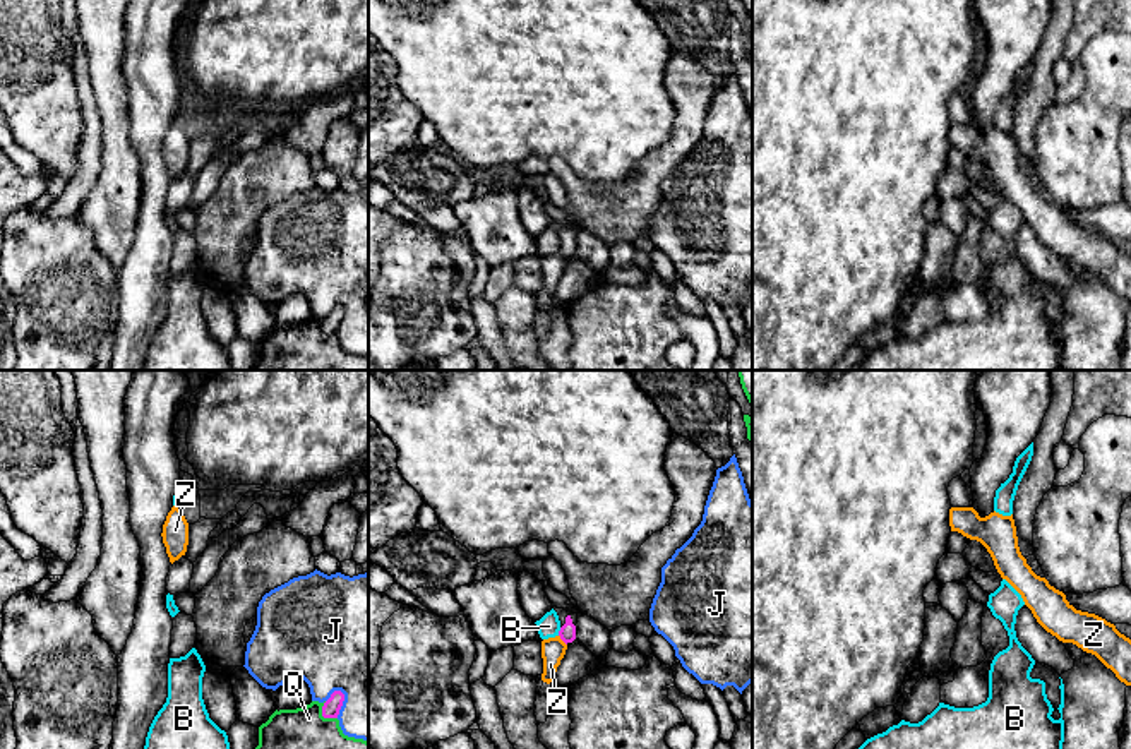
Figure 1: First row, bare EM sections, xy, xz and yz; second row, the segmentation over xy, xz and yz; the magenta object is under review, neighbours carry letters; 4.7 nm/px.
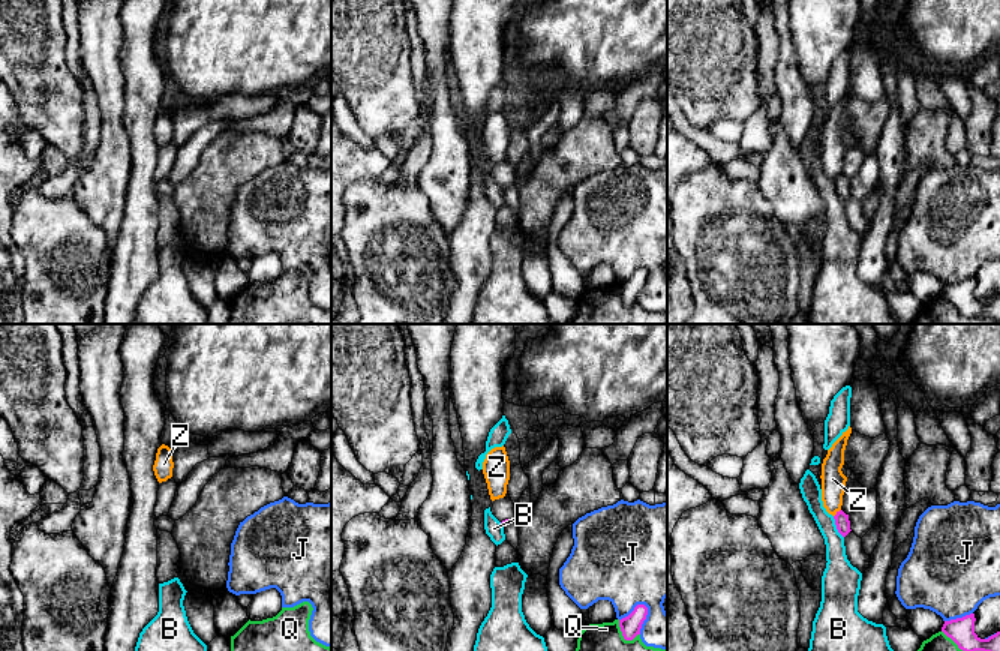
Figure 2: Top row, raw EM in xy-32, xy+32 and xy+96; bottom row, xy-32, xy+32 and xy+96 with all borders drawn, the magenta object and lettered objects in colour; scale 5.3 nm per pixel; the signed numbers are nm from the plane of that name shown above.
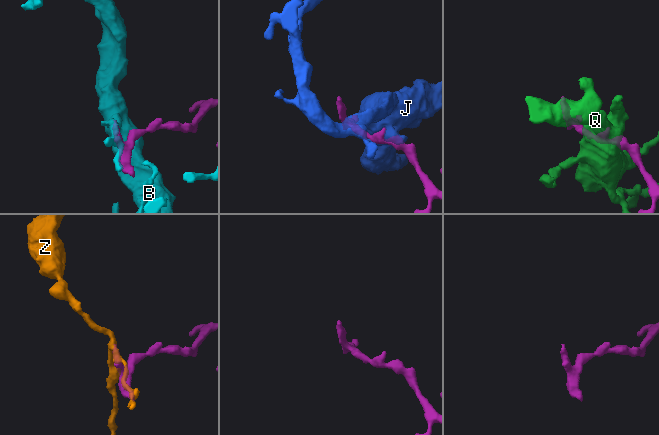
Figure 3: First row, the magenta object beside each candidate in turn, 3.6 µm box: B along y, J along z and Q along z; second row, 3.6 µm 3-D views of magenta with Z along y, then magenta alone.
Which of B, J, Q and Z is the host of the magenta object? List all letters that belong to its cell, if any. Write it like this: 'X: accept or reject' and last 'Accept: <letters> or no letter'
B: reject
J: reject
Q: reject
Z: reject
Accept: no letter

